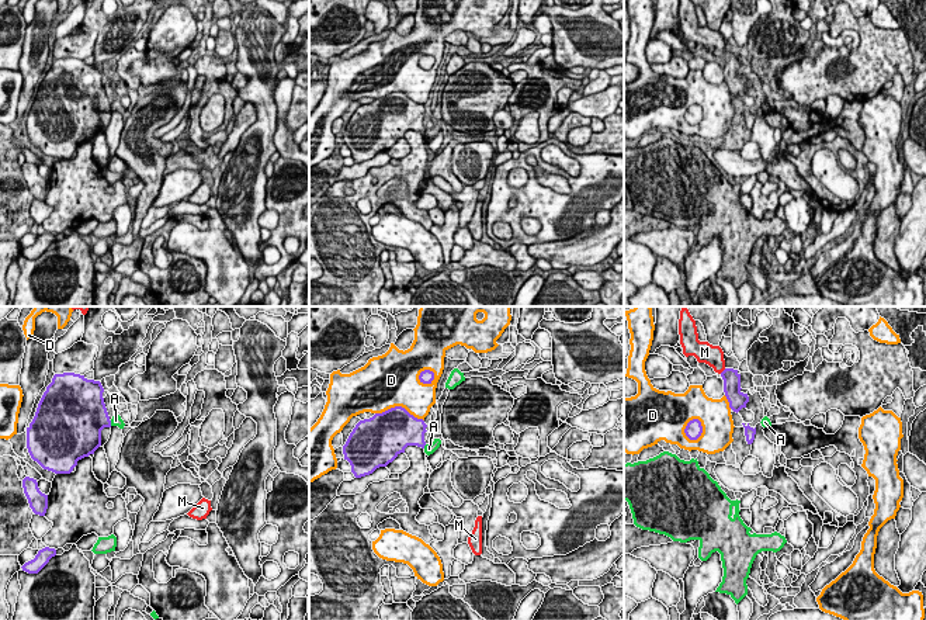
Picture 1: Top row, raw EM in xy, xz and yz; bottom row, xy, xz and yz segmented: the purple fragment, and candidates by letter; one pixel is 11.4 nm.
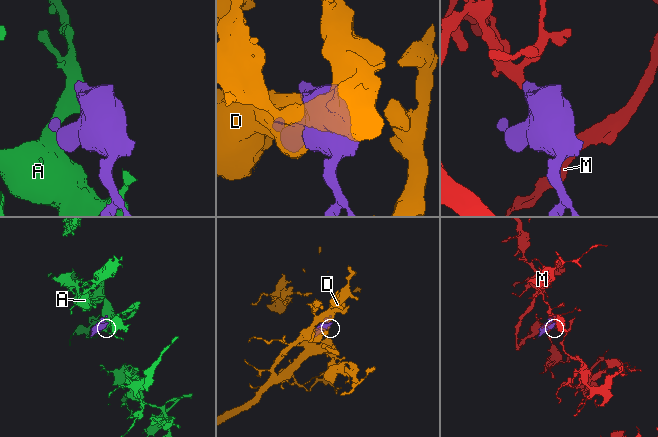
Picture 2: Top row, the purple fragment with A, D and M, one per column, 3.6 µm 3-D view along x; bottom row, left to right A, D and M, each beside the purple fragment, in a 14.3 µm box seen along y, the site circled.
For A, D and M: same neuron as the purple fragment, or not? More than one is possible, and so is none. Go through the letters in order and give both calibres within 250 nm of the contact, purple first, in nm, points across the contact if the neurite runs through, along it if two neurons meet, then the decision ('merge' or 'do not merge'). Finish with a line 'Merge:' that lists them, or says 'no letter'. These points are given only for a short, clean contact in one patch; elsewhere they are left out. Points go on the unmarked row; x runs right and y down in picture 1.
A: 400 nm thick on the purple side, 120 nm on the other; border along xy (110, 106), (111, 110); do not merge
D: 200 nm thick on the purple side, 360 nm on the other; do not merge
M: 190 nm thick on the purple side, 240 nm on the other; runs through yz (731, 63), (724, 55), (710, 40); merge
Merge: M

